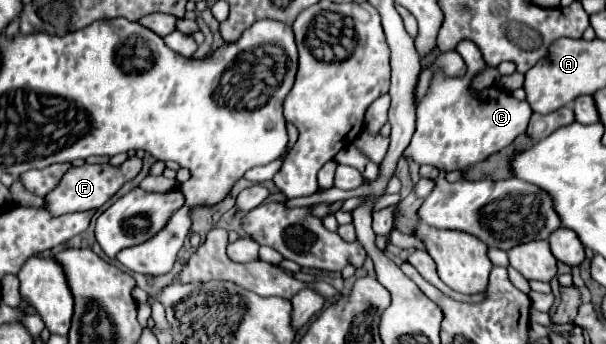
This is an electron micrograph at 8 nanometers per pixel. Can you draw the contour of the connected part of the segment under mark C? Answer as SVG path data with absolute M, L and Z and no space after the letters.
M460 41L456 51L468 65L466 75L458 79L432 79L428 95L416 109L416 133L408 145L408 151L404 151L404 159L412 159L418 165L432 165L444 173L472 167L512 145L514 139L526 131L528 119L532 115L526 101L514 99L498 85L486 87L482 91L472 87L472 79L488 67L484 65L480 49L472 41Z

